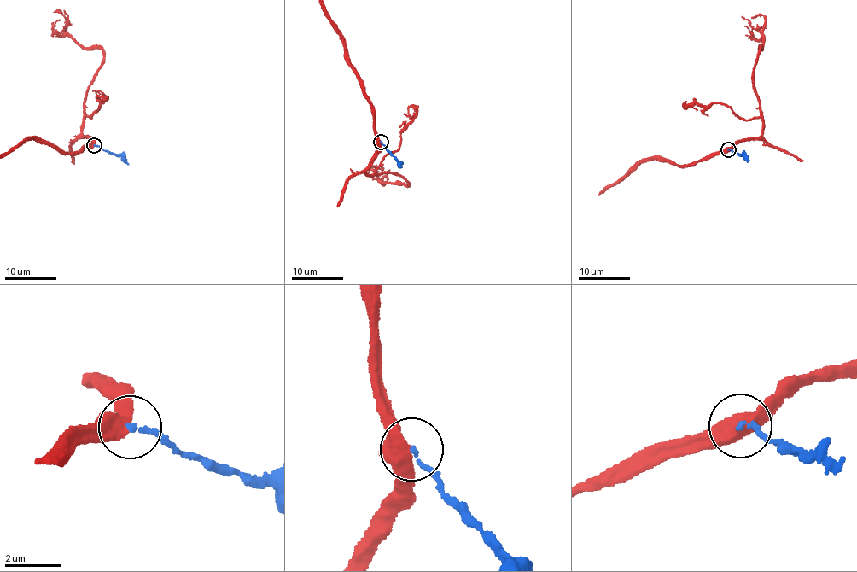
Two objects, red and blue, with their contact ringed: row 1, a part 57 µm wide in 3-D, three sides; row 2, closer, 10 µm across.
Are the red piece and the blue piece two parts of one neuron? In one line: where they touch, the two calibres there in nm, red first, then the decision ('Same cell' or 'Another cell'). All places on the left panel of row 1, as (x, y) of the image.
Place: (94, 145). Thickness 550 nm (red) against 130 nm. Another cell

